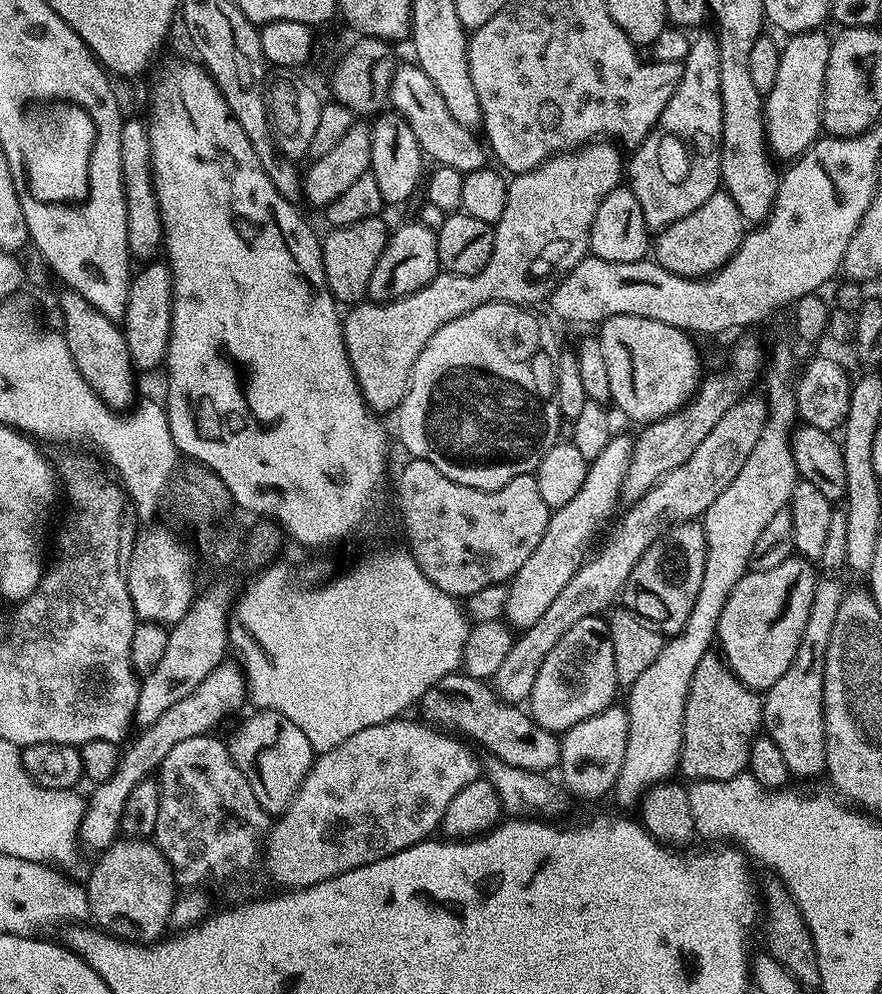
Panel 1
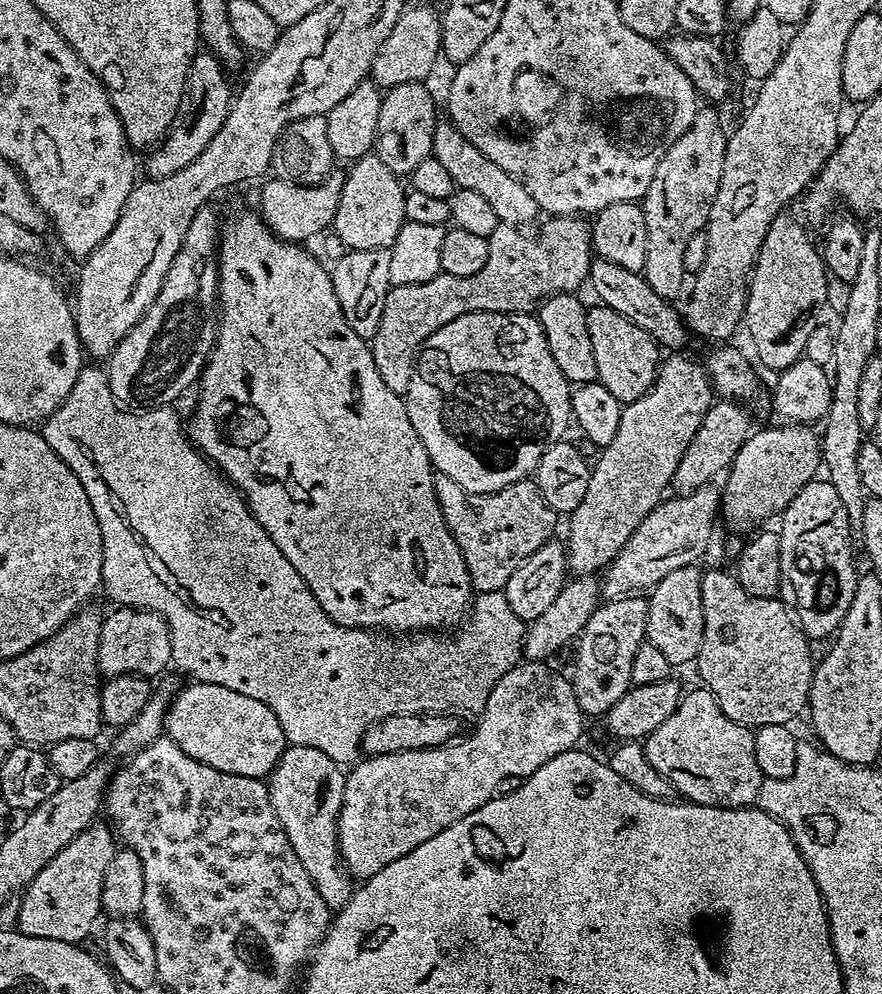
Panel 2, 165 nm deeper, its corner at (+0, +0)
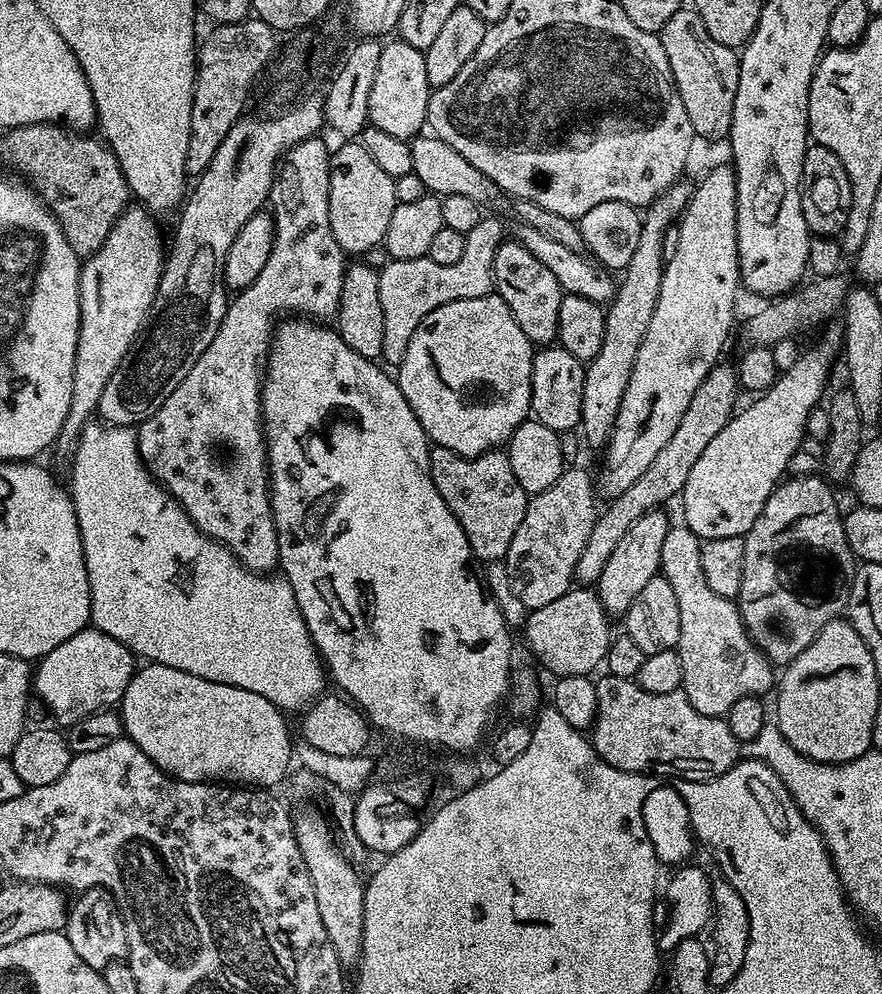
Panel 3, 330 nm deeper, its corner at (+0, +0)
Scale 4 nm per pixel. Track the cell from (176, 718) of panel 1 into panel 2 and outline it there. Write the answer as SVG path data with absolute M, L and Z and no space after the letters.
M91 828L74 837L65 848L58 850L58 854L54 854L54 858L45 860L40 872L33 875L27 888L23 889L19 931L27 936L76 942L91 926L96 911L102 908L104 868L118 851L117 845L112 845L110 829Z

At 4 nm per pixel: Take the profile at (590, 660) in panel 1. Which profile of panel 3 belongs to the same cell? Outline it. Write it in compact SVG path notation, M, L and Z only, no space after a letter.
M664 510L650 511L638 518L630 530L626 531L618 546L615 547L600 579L594 584L594 591L609 617L620 618L630 610L634 598L642 594L646 582L654 578L660 571L662 558L662 541L666 538L670 527L670 519Z

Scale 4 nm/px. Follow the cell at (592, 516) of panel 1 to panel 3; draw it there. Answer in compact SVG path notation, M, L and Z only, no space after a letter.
M731 167L712 168L705 174L704 181L695 185L684 207L684 215L678 221L678 246L674 254L667 257L658 306L654 306L654 318L650 318L650 326L646 326L646 338L642 338L642 346L638 346L638 358L634 358L634 370L626 394L622 394L622 406L603 453L604 473L598 476L599 487L602 492L604 487L606 497L613 498L630 489L661 453L662 446L673 437L694 392L710 370L721 363L720 351L736 320L736 295L739 292L742 292L742 281L736 237L736 173Z

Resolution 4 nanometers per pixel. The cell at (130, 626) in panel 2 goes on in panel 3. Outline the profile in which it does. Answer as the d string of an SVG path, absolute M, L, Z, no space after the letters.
M85 626L72 636L68 636L66 642L54 646L54 650L45 652L40 657L34 668L34 692L35 695L36 692L40 695L41 702L48 707L48 712L57 720L57 725L71 726L109 706L119 705L130 678L137 670L137 657L133 656L126 646L122 646L122 642L110 638L110 634L102 634L97 628Z

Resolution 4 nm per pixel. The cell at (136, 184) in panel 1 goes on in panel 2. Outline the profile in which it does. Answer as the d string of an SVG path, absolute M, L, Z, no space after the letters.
M207 50L197 51L196 55L192 58L190 68L194 76L196 72L196 84L204 91L204 101L201 102L200 109L197 110L196 117L192 120L192 129L189 130L188 136L180 137L169 135L166 143L160 146L165 146L165 148L157 147L151 153L153 156L148 160L147 172L147 175L151 179L166 178L170 174L182 170L182 166L190 166L190 162L194 162L196 155L208 145L210 138L214 138L214 134L218 134L222 122L226 122L228 105L232 103L233 93L231 91L228 92L227 82L220 77L222 68L216 57Z

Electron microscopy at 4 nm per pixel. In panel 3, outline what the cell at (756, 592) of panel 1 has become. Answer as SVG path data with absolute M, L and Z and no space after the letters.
M683 522L673 523L669 527L666 538L662 541L662 558L659 575L670 582L674 595L678 598L678 614L680 615L680 643L678 651L682 658L682 694L698 710L698 714L727 717L728 711L740 698L747 696L763 697L763 692L774 684L774 665L756 643L748 635L744 620L740 617L740 609L735 599L728 599L716 594L706 582L706 574L702 574L700 546L702 540L690 531Z

